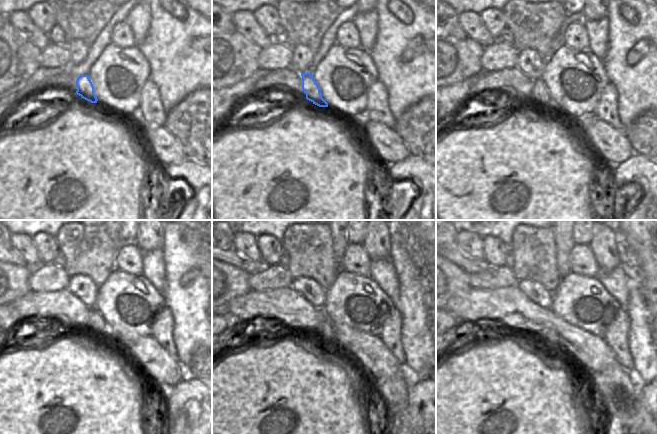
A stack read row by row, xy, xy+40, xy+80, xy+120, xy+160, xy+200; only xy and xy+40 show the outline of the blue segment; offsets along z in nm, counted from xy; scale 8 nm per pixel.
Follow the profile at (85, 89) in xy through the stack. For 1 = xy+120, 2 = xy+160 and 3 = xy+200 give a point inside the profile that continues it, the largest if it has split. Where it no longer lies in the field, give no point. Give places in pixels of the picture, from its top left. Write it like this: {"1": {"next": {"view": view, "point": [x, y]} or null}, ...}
{"1": {"next": {"view": "xy+120", "point": [99, 327]}}, "2": {"next": {"view": "xy+160", "point": [325, 333]}}, "3": {"next": {"view": "xy+200", "point": [551, 337]}}}

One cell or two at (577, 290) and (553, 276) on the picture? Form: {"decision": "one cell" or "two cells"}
{"decision": "two cells"}

